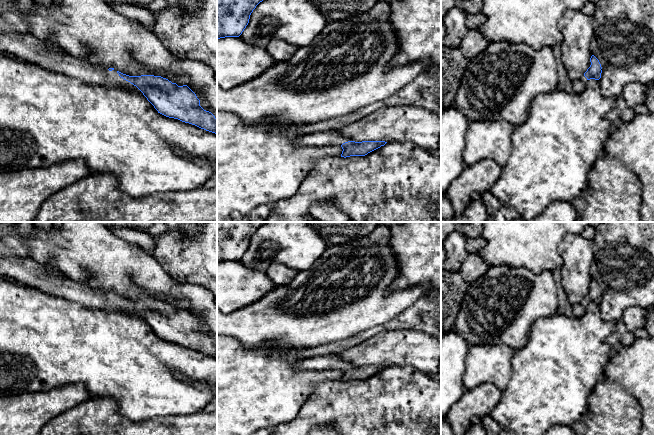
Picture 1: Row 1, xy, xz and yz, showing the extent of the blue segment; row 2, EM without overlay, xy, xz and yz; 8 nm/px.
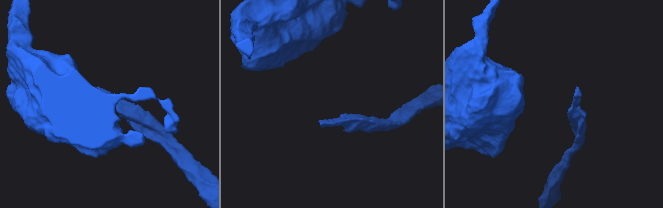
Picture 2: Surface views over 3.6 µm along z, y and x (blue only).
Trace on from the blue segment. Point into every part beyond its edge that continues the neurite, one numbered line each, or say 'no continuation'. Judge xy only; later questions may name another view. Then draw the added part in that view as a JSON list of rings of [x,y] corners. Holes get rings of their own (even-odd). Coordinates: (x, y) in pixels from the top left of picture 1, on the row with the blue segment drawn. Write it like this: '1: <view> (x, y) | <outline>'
1: xy (25, 47) | [[[0,32],[0,53],[15,56],[25,62],[92,84],[140,91],[136,86],[121,78],[116,70],[109,71],[92,66],[60,48],[49,47],[32,35]]]

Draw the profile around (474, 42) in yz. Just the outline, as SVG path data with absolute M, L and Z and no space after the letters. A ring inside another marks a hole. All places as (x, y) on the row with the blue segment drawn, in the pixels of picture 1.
M469 29L459 48L465 59L469 61L483 51L488 44L489 42L477 29Z

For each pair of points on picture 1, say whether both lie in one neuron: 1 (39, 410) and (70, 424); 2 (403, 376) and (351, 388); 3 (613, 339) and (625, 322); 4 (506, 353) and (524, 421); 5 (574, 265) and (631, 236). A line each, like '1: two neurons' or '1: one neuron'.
1: two neurons
2: one neuron
3: one neuron
4: two neurons
5: two neurons

